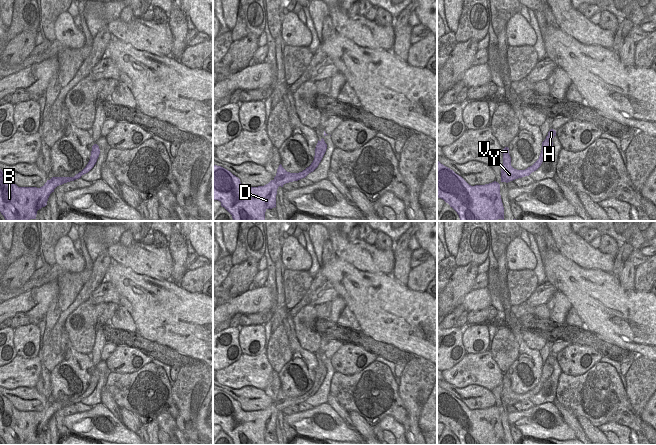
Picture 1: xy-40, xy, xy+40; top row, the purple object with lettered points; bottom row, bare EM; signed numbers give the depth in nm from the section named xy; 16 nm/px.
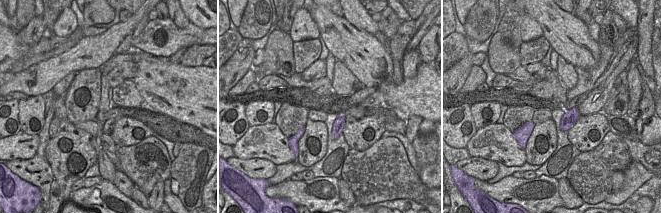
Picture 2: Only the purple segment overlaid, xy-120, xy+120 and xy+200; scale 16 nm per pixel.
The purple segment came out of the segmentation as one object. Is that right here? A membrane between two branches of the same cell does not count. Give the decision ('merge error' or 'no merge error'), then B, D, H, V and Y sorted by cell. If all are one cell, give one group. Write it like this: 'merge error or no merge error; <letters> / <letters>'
no merge error; B D H V Y

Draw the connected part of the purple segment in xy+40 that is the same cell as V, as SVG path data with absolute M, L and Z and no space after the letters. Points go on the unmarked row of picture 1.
M551 353L542 366L542 374L539 383L530 391L525 394L517 394L511 390L511 381L509 379L509 372L503 373L503 389L501 393L501 406L510 406L518 402L529 400L532 396L536 395L542 388L543 384L551 376L553 372L552 363L556 360L556 355Z

